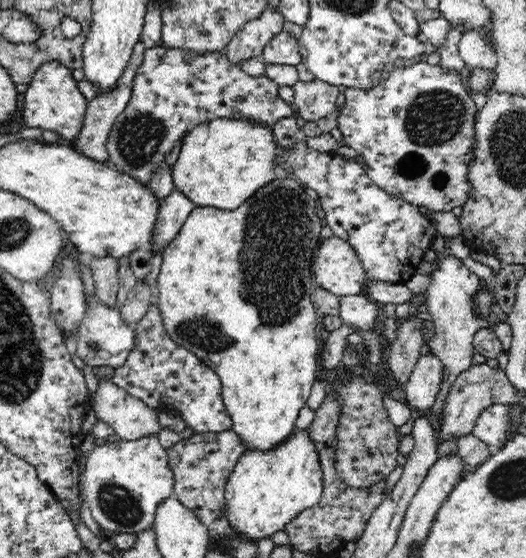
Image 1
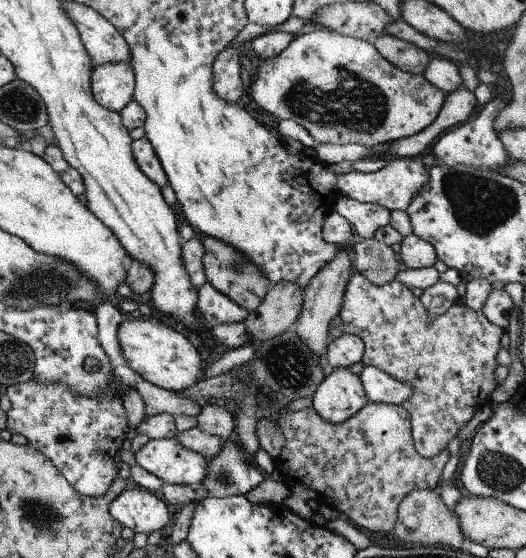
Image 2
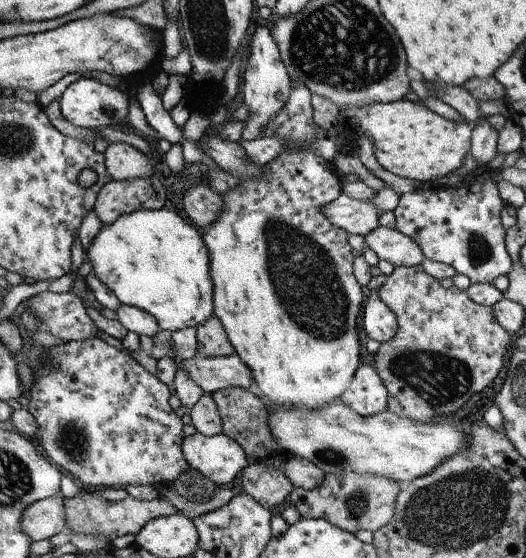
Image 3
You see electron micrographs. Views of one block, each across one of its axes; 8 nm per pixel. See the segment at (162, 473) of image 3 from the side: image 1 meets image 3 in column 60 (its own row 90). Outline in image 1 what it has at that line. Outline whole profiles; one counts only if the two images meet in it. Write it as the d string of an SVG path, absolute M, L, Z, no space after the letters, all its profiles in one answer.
M417 59L411 63L395 65L390 68L384 80L380 81L373 88L347 87L344 90L340 103L342 109L336 118L338 130L340 130L343 137L342 144L358 153L358 159L363 163L366 174L374 181L374 184L377 184L386 192L399 196L414 206L424 206L430 213L451 212L456 206L463 206L466 200L469 199L469 194L473 191L473 184L469 179L469 168L474 162L475 123L478 111L471 95L472 92L466 82L465 72L450 70L449 68L444 68L441 64L432 65L425 59Z

